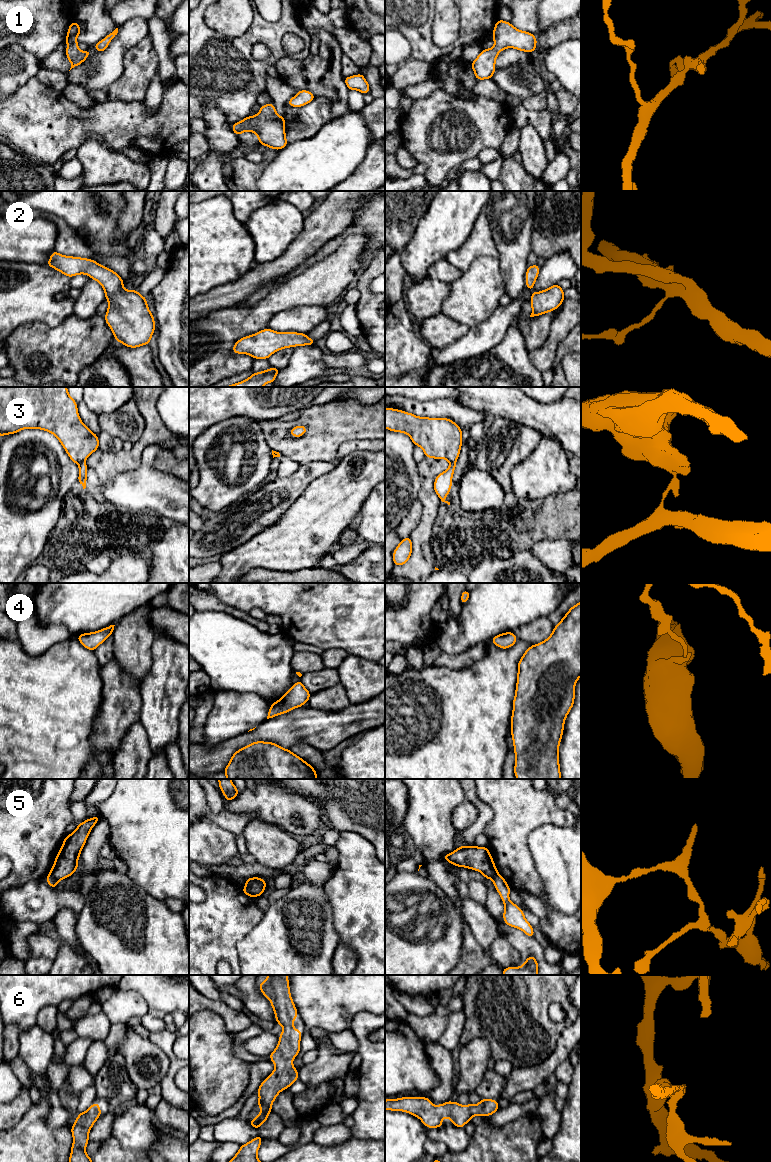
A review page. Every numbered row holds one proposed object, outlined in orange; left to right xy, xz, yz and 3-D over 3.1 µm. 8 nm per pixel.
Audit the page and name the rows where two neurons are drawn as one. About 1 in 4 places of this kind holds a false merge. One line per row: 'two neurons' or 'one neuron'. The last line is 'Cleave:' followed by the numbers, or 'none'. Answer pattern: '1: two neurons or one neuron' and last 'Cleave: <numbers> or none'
1: one neuron
2: one neuron
3: two neurons
4: one neuron
5: two neurons
6: one neuron
Cleave: 3, 5

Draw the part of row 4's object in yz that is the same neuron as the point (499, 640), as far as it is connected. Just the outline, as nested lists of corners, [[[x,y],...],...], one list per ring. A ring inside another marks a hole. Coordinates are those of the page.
[[[505,632],[493,637],[490,641],[501,649],[512,647],[517,642],[514,632]]]

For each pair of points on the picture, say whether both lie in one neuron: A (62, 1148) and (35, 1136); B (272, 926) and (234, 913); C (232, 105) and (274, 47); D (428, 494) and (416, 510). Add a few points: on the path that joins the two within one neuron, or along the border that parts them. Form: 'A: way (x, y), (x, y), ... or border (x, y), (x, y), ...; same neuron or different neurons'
A: way (55, 1148), (46, 1147), (42, 1143); same neuron
B: border (265, 912), (263, 917), (242, 938); different neurons
C: way (245, 91), (254, 81), (255, 75), (269, 61); same neuron
D: border (418, 497), (421, 503), (421, 518), (416, 526); different neurons

